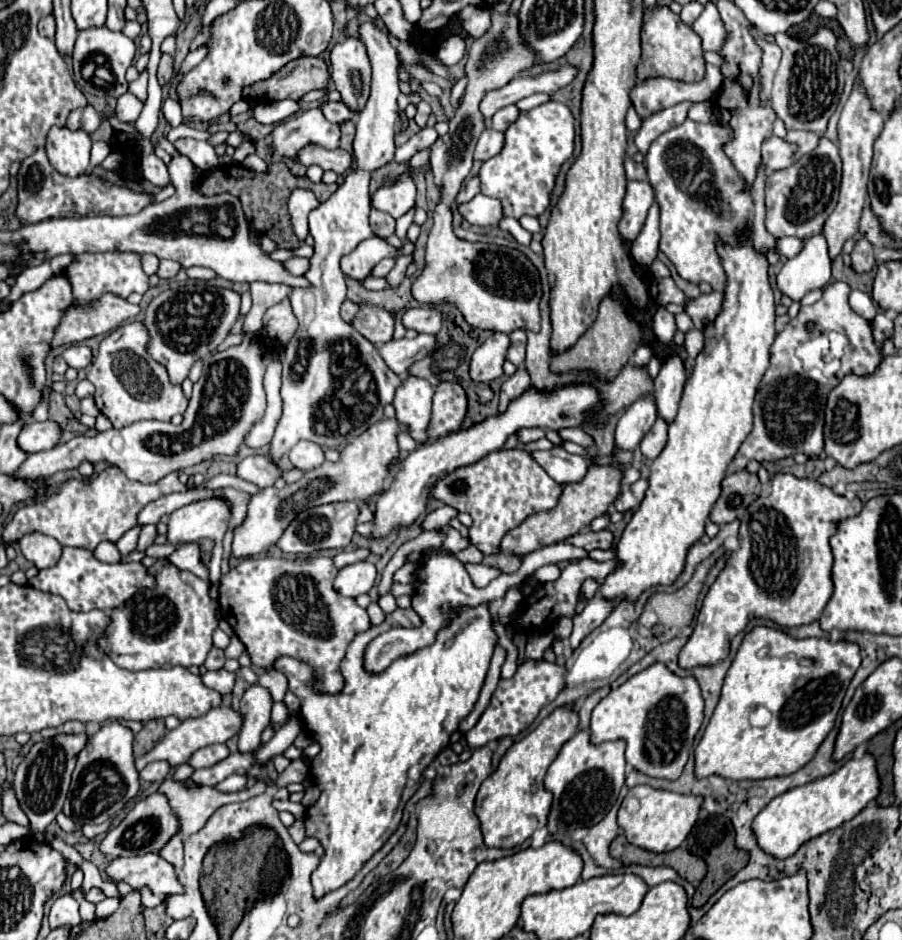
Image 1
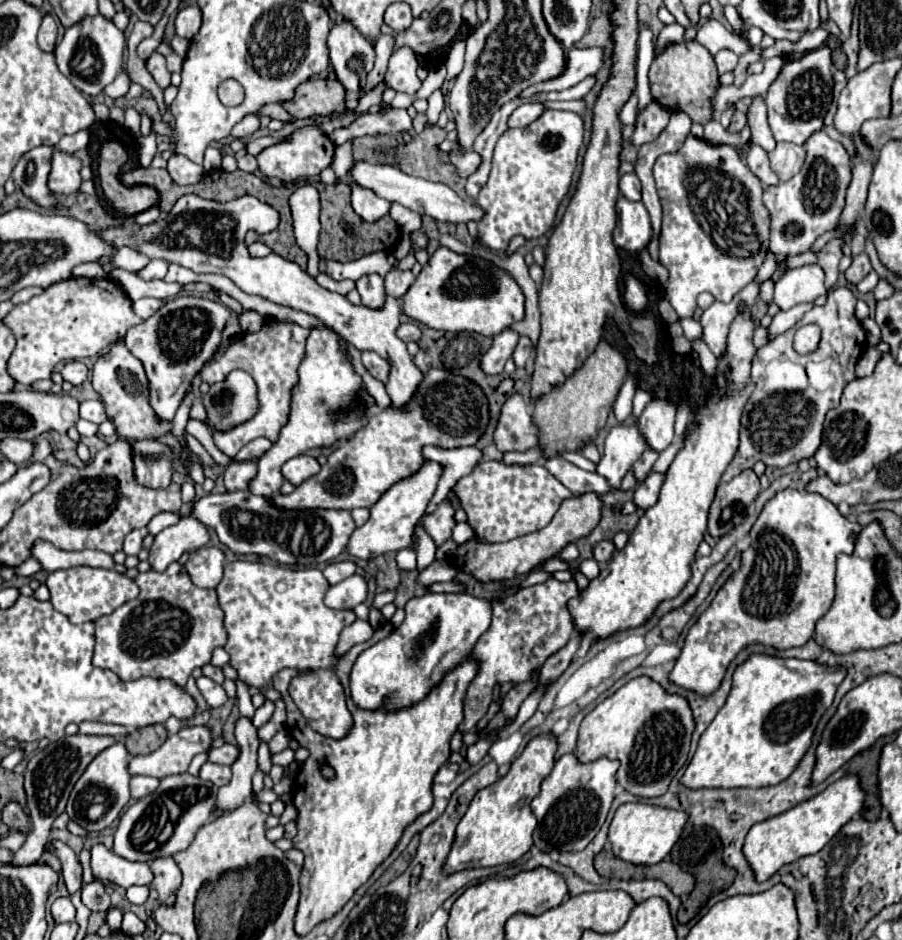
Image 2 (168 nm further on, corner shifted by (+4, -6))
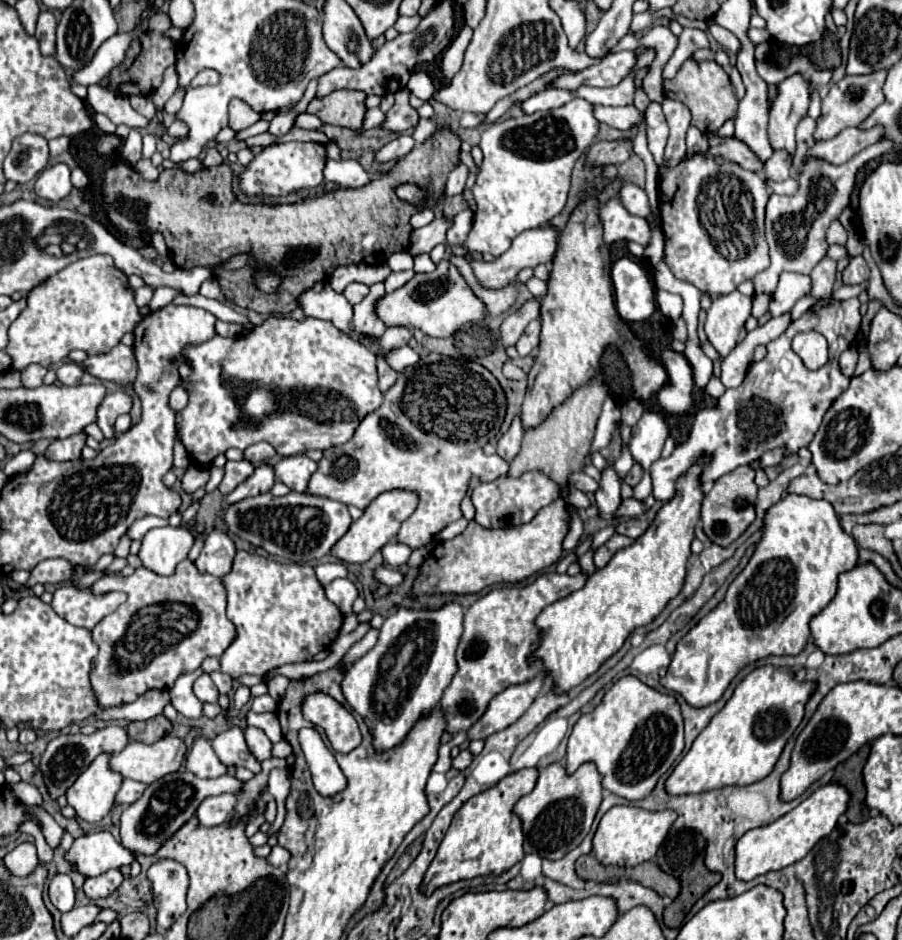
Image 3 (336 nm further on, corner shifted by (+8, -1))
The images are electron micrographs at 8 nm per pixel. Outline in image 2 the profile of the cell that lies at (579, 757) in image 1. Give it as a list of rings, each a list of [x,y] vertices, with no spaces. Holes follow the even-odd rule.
[[[573,752],[563,754],[555,762],[553,772],[543,780],[541,792],[531,802],[533,814],[537,816],[537,830],[533,834],[535,846],[543,852],[551,852],[553,848],[559,852],[583,850],[607,818],[617,786],[617,768],[617,760],[611,758],[599,758],[583,764]]]

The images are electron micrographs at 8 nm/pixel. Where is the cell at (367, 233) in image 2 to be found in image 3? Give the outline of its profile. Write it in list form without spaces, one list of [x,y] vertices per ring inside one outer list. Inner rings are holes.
[[[437,127],[437,131],[421,145],[415,145],[411,153],[401,157],[397,165],[381,175],[379,179],[359,187],[359,189],[335,189],[331,193],[325,193],[315,199],[307,199],[303,203],[295,205],[243,205],[233,197],[231,191],[231,169],[223,163],[217,167],[201,167],[195,173],[187,173],[183,169],[163,169],[159,175],[159,181],[145,181],[131,165],[119,161],[113,167],[107,169],[103,179],[103,207],[113,221],[113,225],[127,237],[145,237],[151,233],[161,233],[169,253],[171,261],[179,269],[191,269],[191,267],[209,267],[213,271],[213,277],[225,291],[225,295],[235,301],[235,305],[253,309],[257,313],[267,315],[287,315],[293,309],[297,309],[297,295],[305,291],[305,287],[313,287],[313,283],[327,283],[331,273],[341,265],[351,263],[385,263],[393,253],[407,251],[411,243],[411,215],[413,211],[421,209],[433,209],[437,205],[437,199],[445,193],[445,179],[457,163],[461,153],[461,137],[453,133],[449,127]],[[401,183],[413,183],[421,189],[425,189],[427,197],[425,203],[419,207],[413,203],[405,203],[395,195],[395,187]],[[131,203],[141,203],[143,207],[143,219],[141,221],[127,221],[119,223],[119,215],[125,215],[123,209]],[[233,255],[249,255],[249,263],[241,269],[223,269],[221,263],[225,263]],[[257,267],[273,267],[277,275],[285,275],[281,279],[281,291],[265,295],[263,291],[257,291],[253,283],[253,275]]]

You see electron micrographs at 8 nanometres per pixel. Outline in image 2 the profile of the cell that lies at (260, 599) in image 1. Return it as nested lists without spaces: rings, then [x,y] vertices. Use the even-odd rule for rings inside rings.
[[[235,560],[225,564],[217,598],[225,612],[225,630],[229,634],[225,650],[231,654],[231,666],[239,678],[249,686],[265,688],[279,670],[301,670],[291,684],[291,694],[297,690],[299,710],[323,736],[343,738],[351,728],[351,714],[335,674],[339,660],[335,646],[341,630],[353,624],[357,616],[353,610],[327,608],[323,604],[327,586],[327,578],[317,568],[293,570],[289,566]]]

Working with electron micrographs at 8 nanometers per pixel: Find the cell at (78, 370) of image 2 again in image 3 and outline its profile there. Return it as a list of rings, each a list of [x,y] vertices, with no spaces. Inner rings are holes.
[[[67,361],[57,369],[57,381],[63,385],[77,385],[81,381],[81,375],[83,375],[83,369],[77,363]]]

